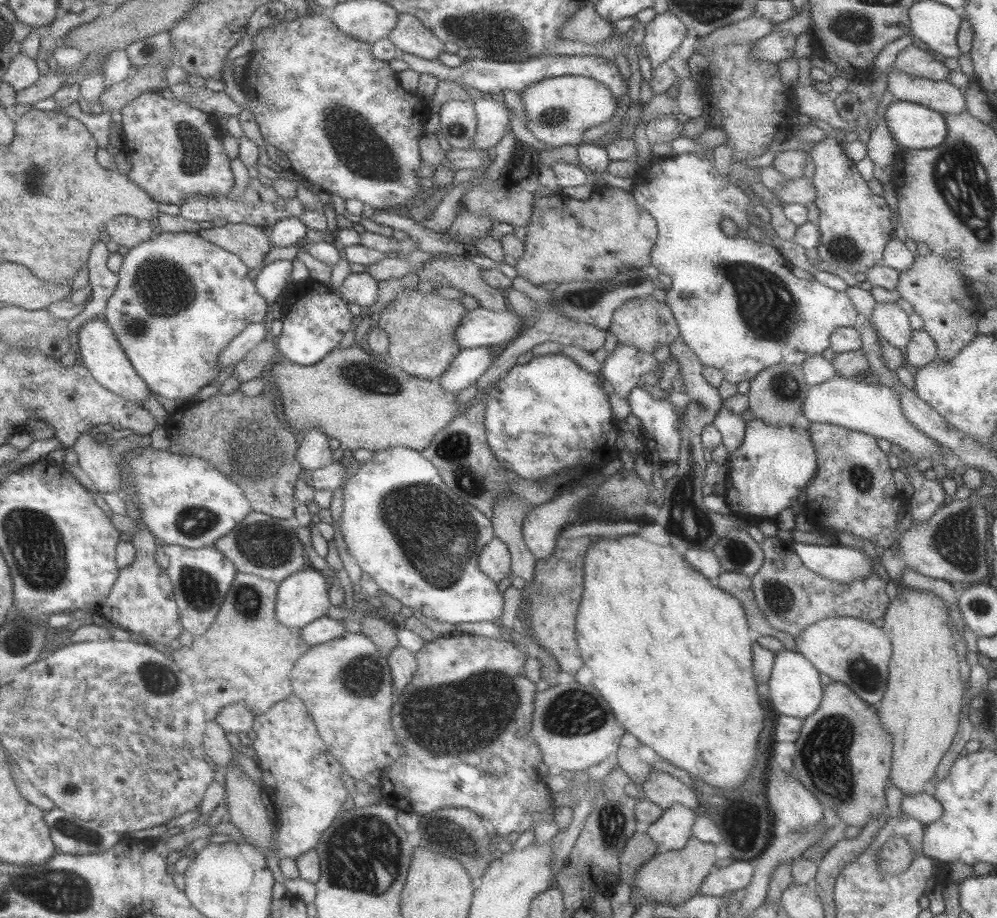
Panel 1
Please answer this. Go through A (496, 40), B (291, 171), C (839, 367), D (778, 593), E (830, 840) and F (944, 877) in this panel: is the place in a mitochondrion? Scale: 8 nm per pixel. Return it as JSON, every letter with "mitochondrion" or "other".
{"A":"mitochondrion","B":"other","C":"other","D":"mitochondrion","E":"other","F":"other"}

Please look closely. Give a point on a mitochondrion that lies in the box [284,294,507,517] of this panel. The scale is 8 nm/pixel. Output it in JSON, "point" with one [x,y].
{"point":[454,449]}

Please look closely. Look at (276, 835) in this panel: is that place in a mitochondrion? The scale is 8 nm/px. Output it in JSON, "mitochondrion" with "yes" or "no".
{"mitochondrion":"no"}

